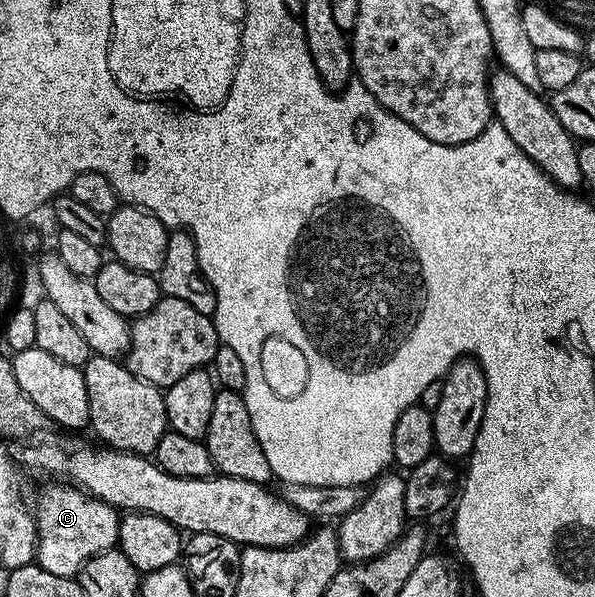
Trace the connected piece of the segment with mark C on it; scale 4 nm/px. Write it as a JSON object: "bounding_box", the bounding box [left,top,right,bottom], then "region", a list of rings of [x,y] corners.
{"bounding_box":[35,483,121,578],"region":[[[53,483],[37,497],[35,520],[37,523],[36,564],[51,575],[76,578],[81,568],[95,555],[114,548],[119,535],[121,517],[118,510],[92,497],[84,489],[68,483]]]}

